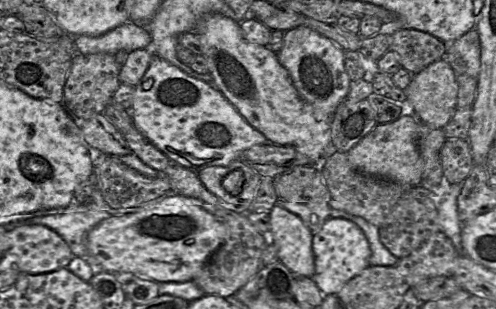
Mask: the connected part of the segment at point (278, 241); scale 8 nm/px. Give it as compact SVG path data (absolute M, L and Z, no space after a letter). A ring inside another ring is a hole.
M280 201L270 212L270 229L266 233L277 247L279 260L293 274L312 276L315 269L312 251L314 233Z

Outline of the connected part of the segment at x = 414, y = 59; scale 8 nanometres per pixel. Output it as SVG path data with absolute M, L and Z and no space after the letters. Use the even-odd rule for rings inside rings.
M403 28L390 34L389 49L396 53L402 68L414 75L443 59L447 45L427 32Z

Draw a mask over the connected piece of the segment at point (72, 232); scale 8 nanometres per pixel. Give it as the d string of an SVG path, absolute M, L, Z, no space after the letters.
M97 187L92 189L92 201L88 204L73 204L72 200L66 207L19 213L10 218L11 221L25 220L24 224L42 224L52 228L66 241L74 255L84 258L89 253L89 231L116 213Z

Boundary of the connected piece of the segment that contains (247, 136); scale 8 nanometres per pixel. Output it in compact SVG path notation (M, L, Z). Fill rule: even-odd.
M155 53L144 76L135 86L131 119L134 126L169 159L194 171L207 166L226 166L237 160L243 150L269 143L262 133L243 119L217 88L187 75Z

